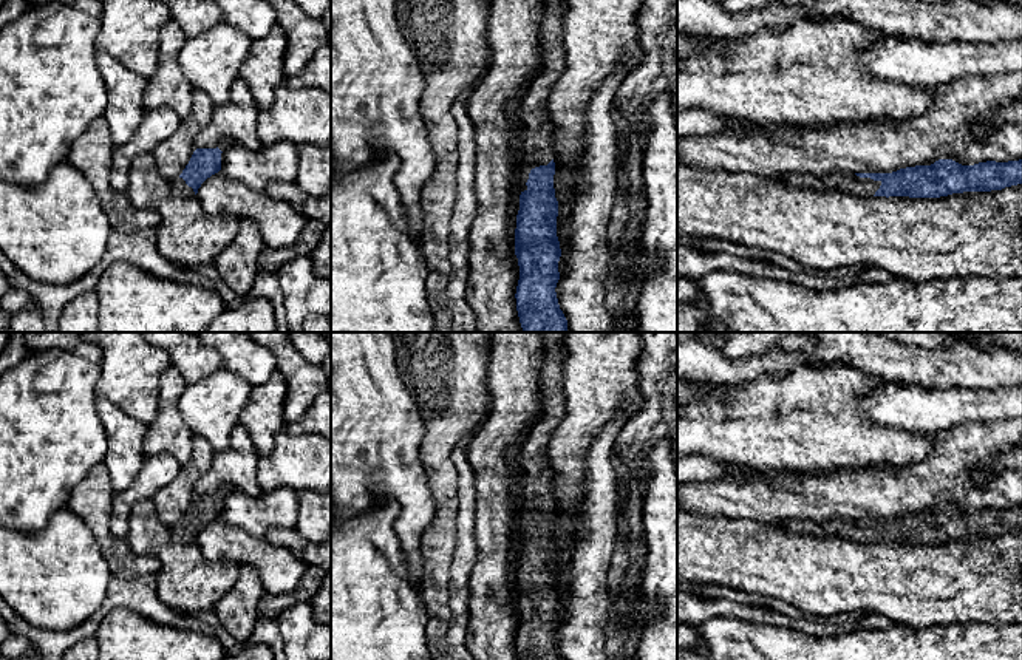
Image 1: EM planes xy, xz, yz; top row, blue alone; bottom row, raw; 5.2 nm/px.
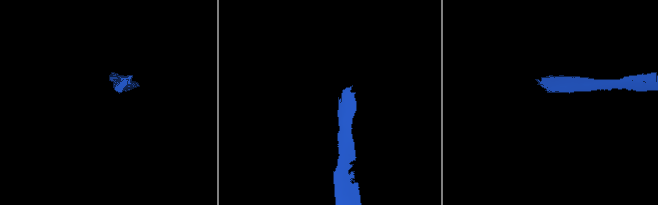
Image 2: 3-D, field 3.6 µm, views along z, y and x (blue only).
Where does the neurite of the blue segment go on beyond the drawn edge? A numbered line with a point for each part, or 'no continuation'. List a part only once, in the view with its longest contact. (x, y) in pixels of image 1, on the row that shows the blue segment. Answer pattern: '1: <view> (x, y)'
1: xz (538, 149)

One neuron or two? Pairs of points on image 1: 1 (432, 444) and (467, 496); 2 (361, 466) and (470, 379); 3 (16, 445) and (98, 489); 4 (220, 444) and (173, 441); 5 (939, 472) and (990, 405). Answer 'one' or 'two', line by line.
1: two
2: two
3: two
4: two
5: two

